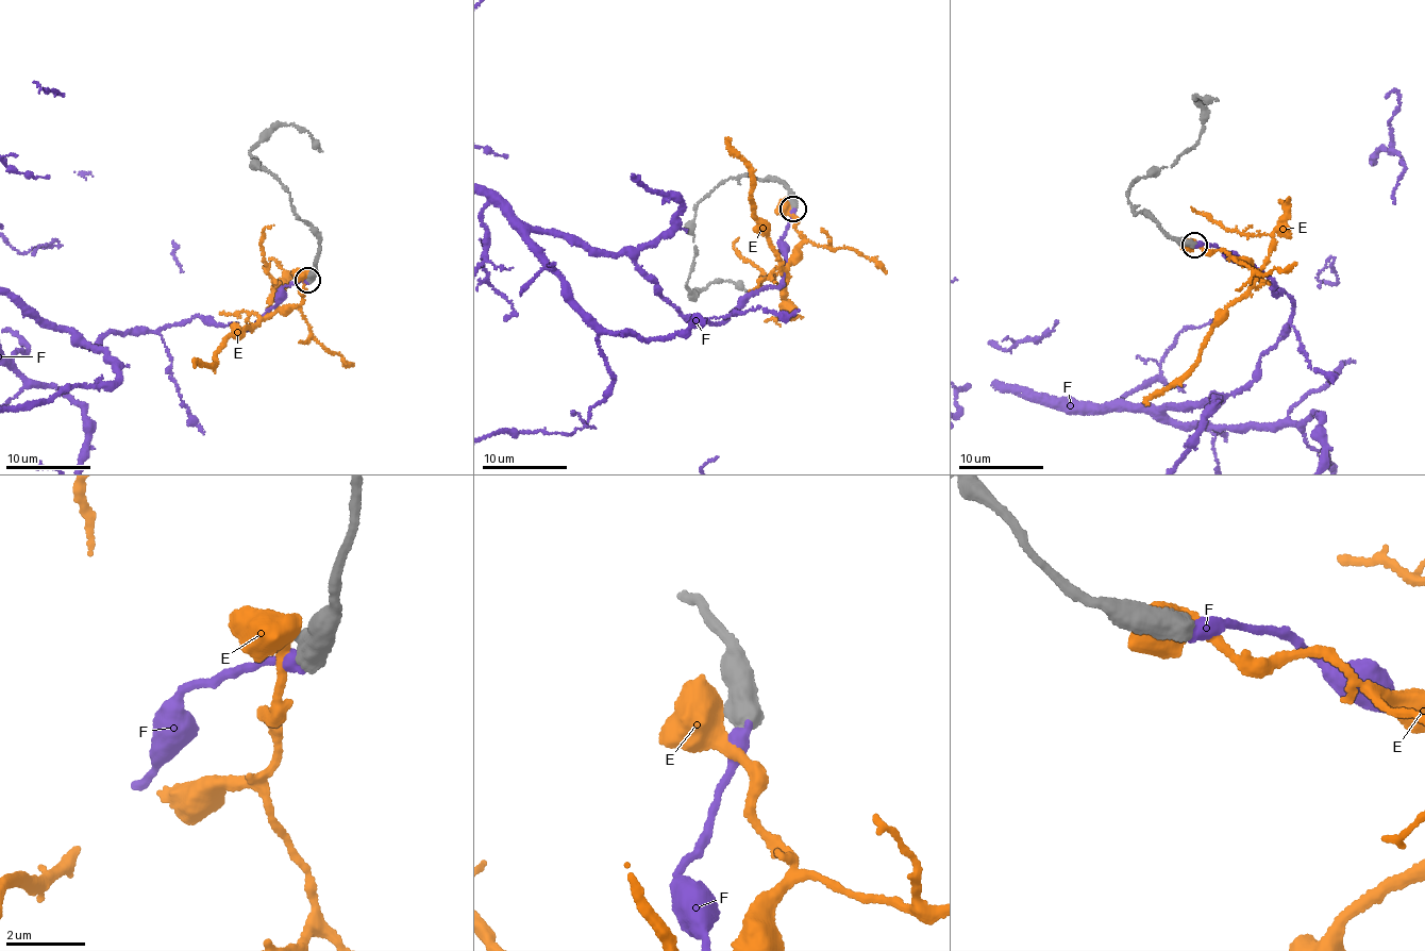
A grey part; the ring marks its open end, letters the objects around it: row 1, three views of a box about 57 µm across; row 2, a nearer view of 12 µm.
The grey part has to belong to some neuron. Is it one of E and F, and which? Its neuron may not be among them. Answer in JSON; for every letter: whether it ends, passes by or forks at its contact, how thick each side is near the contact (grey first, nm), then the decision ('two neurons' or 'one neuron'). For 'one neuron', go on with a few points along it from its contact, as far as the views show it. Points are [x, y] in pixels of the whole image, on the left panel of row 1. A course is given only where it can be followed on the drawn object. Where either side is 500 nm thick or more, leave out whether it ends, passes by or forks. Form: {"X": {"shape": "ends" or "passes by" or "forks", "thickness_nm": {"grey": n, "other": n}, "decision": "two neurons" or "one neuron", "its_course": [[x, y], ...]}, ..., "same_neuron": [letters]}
{"E": {"thickness_nm": {"grey": 750, "other": 500}, "decision": "two neurons"}, "F": {"thickness_nm": {"grey": 600, "other": 380}, "decision": "two neurons"}, "same_neuron": []}

